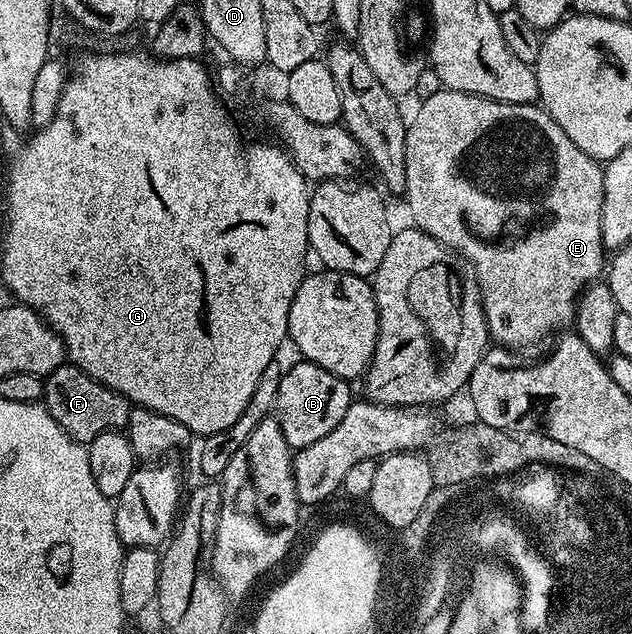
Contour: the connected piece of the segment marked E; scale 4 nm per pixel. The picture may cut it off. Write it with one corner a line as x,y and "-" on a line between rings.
437,88
434,94
429,94
421,102
421,107
417,110
414,118
410,117
407,122
405,131
407,136
407,184
405,185
404,201
409,201
409,214
413,217
412,225
416,229
421,230
427,236
431,236
435,240
439,240
446,248
453,251
454,254
460,256
471,267
474,278
477,279
477,287
481,289
481,307
485,310
485,322
489,326
489,337
494,343
500,344
505,348
514,348
513,346
529,346
532,342
537,342
540,338
548,336
552,330
561,332
566,329
565,326
574,321
577,312
577,299
581,296
581,291
586,286
598,281
602,277
603,271
607,266
607,251
603,244
603,236
601,235
601,217
603,216
603,180
605,179
605,171
602,163
595,161
591,156
587,156
587,152
583,152
583,148
579,148
571,140
571,136
567,136
567,132
563,132
563,128
559,128
559,124
555,124
555,120
551,120
549,113
537,104
507,104
506,102
496,102
490,98
483,96
475,96
467,92
459,92
458,90
446,90

